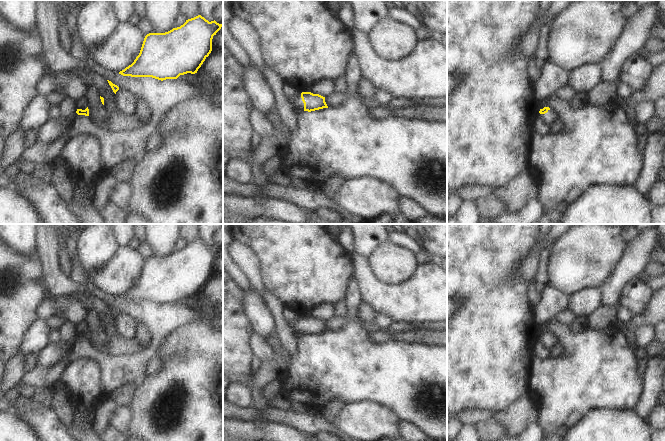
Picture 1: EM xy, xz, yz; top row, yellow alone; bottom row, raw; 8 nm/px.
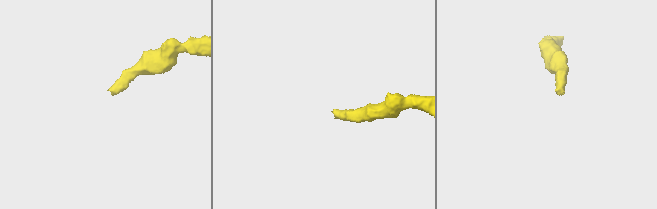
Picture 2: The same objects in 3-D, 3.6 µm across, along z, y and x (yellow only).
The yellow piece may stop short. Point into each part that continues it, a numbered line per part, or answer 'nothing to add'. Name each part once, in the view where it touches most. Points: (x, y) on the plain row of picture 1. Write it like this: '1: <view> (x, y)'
1: xz (297, 327)

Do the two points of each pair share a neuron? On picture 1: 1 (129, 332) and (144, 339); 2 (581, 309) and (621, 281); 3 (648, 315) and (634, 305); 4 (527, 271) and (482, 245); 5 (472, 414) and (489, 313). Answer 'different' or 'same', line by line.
1: different
2: different
3: different
4: different
5: different

